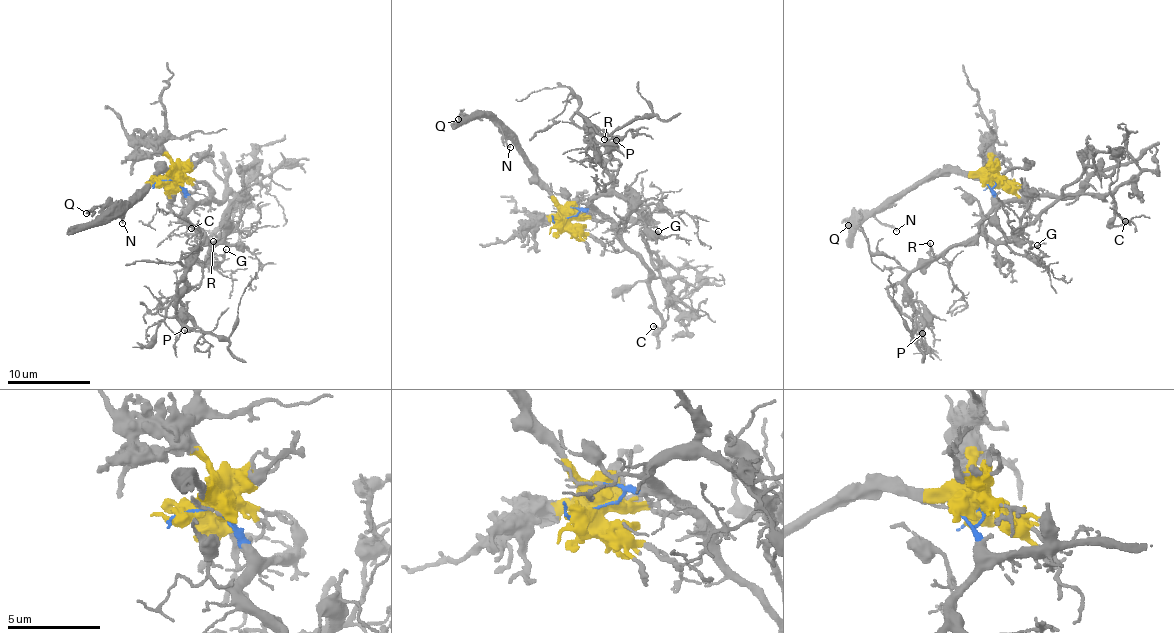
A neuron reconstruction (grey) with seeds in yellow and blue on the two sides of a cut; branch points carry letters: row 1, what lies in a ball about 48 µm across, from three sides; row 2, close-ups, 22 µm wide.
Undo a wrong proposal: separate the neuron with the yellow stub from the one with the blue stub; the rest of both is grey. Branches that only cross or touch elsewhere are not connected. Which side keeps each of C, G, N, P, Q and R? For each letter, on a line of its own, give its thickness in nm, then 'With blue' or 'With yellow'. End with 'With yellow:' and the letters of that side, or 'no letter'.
C: Thickness 130 nm. With blue
G: Thickness 130 nm. With blue
N: Thickness 100 nm. With yellow
P: Thickness 150 nm. With blue
Q: Thickness 150 nm. With yellow
R: Thickness 100 nm. With blue
With yellow: N, Q

